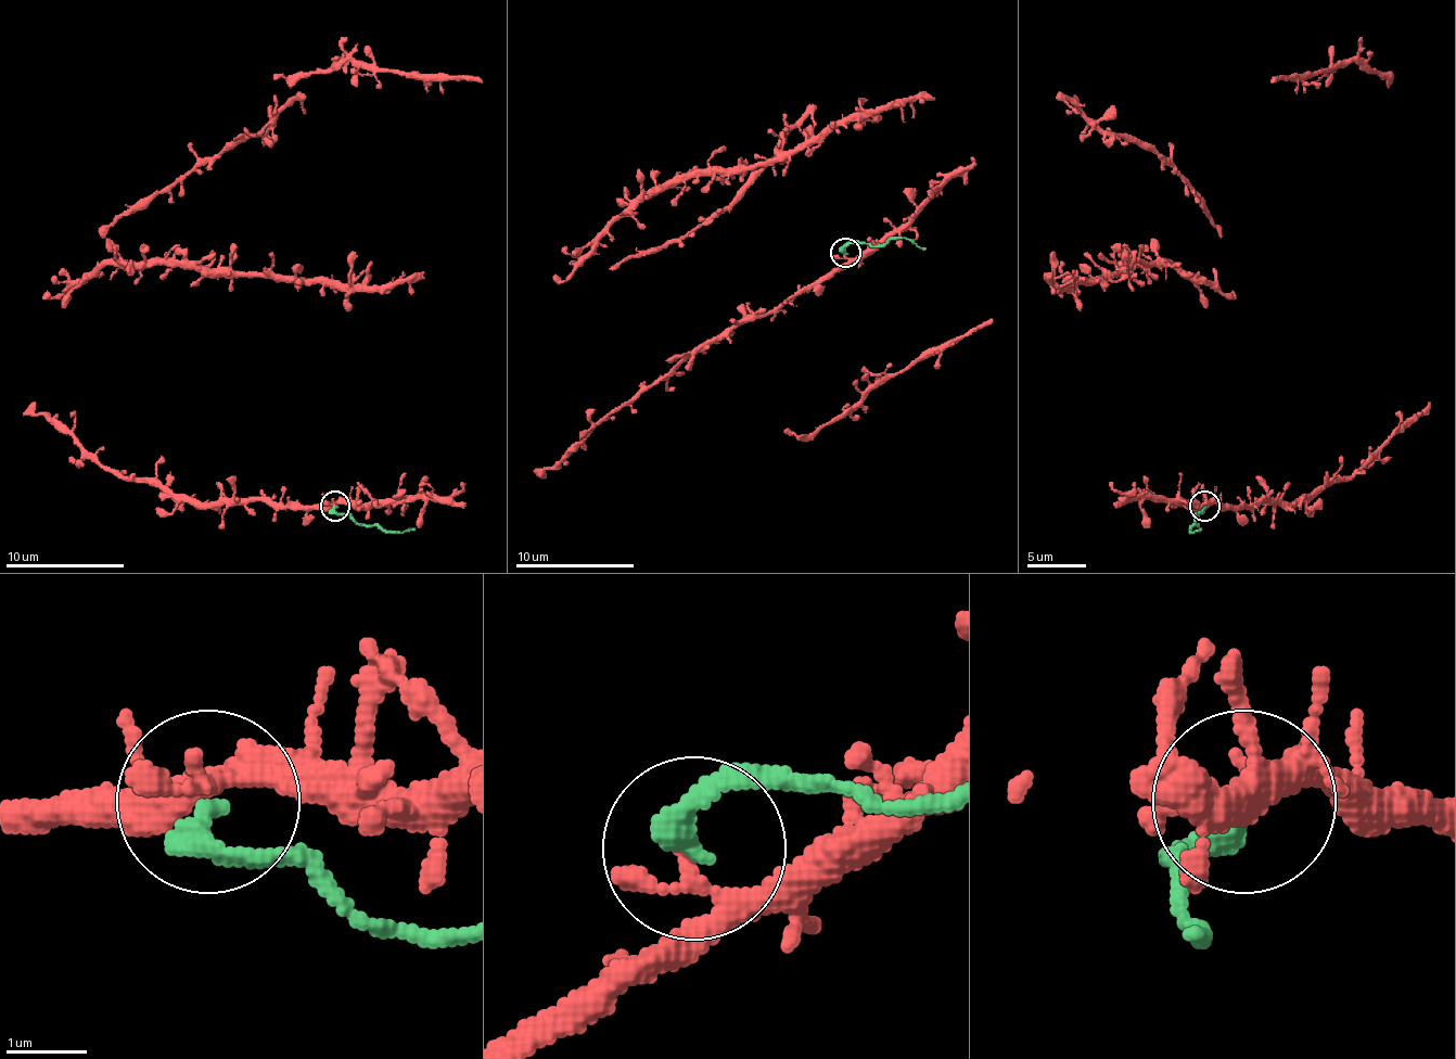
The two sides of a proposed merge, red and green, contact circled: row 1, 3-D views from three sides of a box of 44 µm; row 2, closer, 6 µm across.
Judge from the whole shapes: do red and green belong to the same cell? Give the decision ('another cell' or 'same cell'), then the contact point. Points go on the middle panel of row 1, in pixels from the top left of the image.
another cell | (845, 252)

